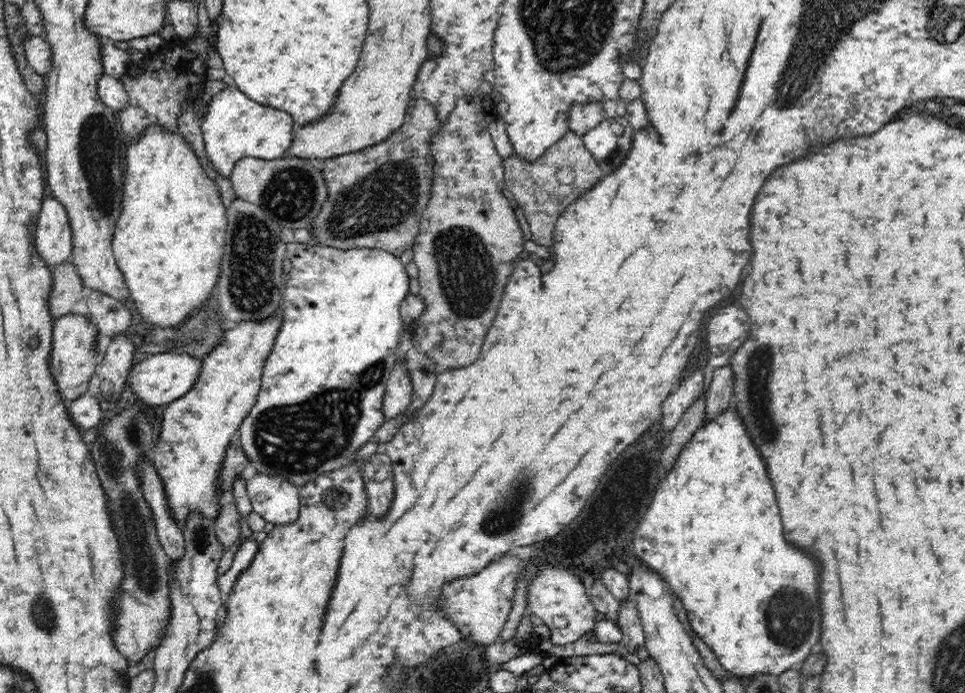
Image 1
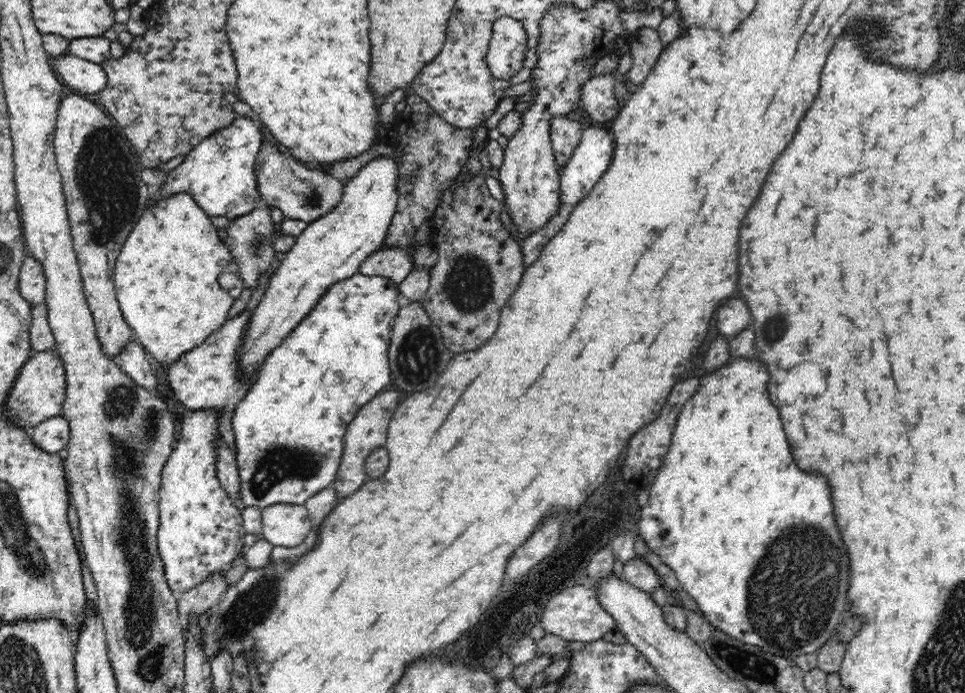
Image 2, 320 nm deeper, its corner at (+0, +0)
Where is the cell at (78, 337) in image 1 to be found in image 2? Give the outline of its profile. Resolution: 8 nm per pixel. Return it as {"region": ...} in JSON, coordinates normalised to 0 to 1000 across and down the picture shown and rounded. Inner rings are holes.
{"region":[[[46,505],[34,511],[20,534],[5,580],[8,605],[21,618],[31,620],[50,603],[63,599],[68,569],[68,538],[58,505]]]}

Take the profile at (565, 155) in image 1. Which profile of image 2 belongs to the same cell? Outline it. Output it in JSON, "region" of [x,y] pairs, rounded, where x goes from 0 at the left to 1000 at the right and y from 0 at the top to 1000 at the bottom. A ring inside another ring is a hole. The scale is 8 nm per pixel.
{"region":[[[587,166],[571,170],[572,215],[575,224],[577,245],[582,251],[587,237],[602,205],[604,186],[599,175],[589,172]]]}

